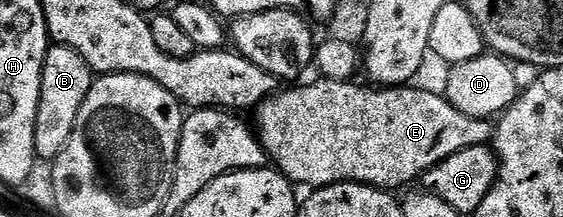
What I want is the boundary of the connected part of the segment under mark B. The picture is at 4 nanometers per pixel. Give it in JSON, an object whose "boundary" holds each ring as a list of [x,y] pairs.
{"boundary":[[[61,44],[49,47],[42,66],[42,90],[34,126],[34,146],[41,161],[54,161],[66,150],[66,142],[70,142],[70,134],[74,134],[74,122],[78,122],[78,110],[82,110],[82,102],[86,102],[86,94],[90,94],[93,79],[93,70],[82,54]]]}

